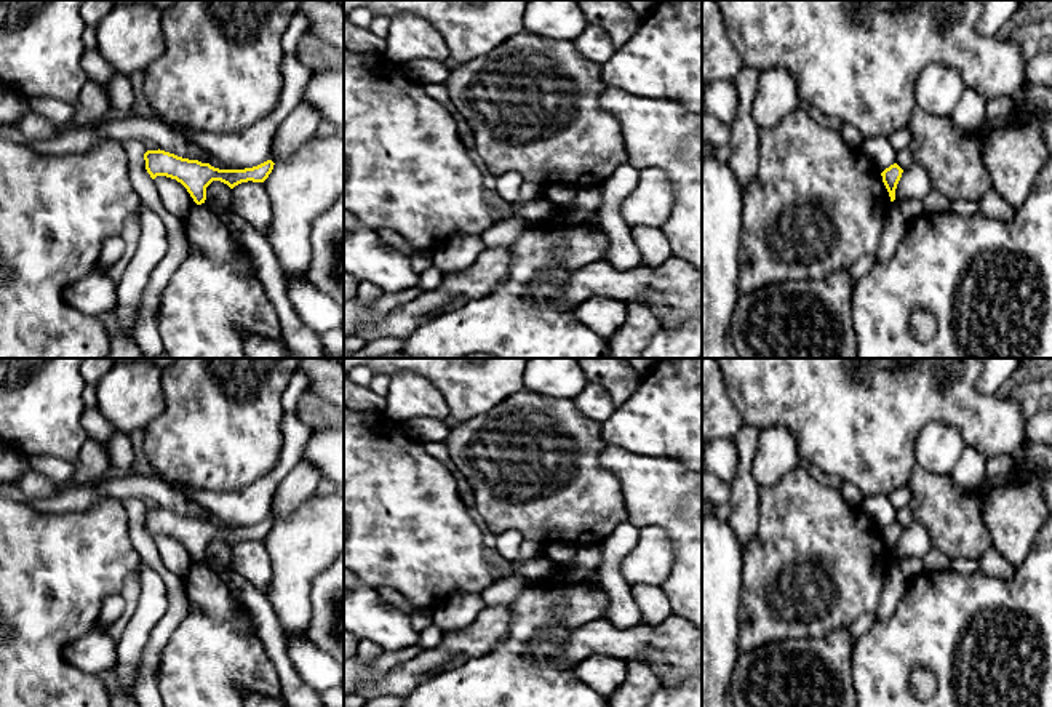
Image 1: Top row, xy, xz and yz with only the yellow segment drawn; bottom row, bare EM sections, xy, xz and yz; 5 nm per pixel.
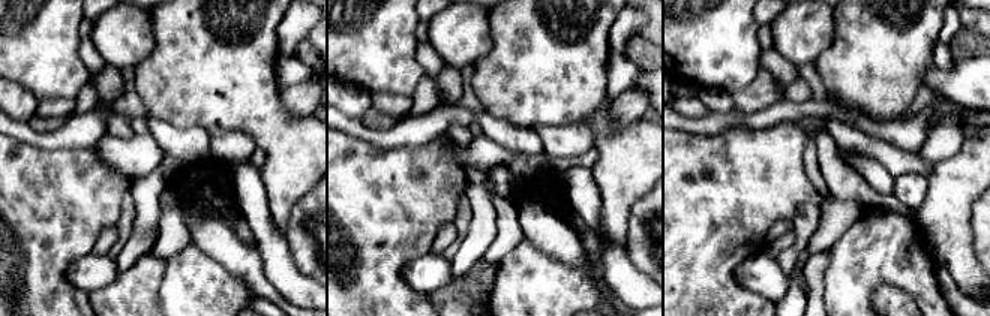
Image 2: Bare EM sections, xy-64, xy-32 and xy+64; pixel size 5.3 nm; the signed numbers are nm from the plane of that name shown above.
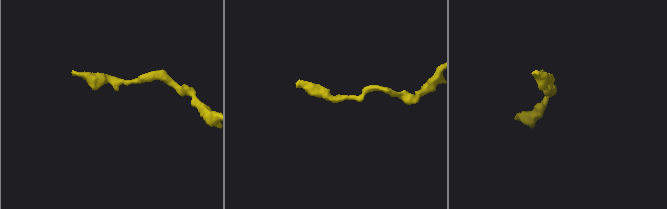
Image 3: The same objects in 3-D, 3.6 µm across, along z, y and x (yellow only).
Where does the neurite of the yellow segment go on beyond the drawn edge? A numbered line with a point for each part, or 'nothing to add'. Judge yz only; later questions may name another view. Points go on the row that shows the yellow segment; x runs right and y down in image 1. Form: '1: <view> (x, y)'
nothing to add

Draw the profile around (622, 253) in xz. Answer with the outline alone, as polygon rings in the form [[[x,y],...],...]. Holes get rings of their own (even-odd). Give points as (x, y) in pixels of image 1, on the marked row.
[[[630,163],[622,165],[601,186],[601,203],[595,210],[598,229],[606,237],[606,261],[617,270],[641,266],[641,254],[632,238],[632,227],[622,216],[620,205],[638,186],[640,170]]]

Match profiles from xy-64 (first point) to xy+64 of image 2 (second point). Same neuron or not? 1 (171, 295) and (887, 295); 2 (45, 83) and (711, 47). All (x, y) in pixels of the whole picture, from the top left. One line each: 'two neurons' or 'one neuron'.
1: two neurons
2: one neuron

